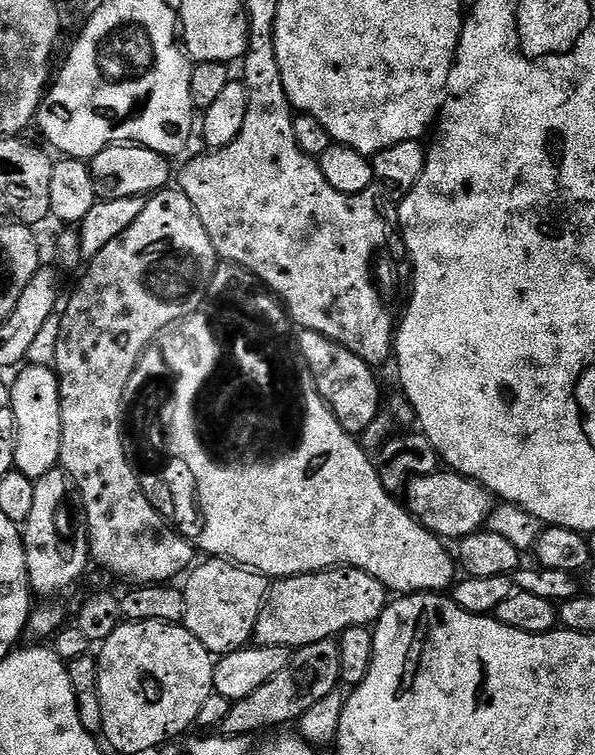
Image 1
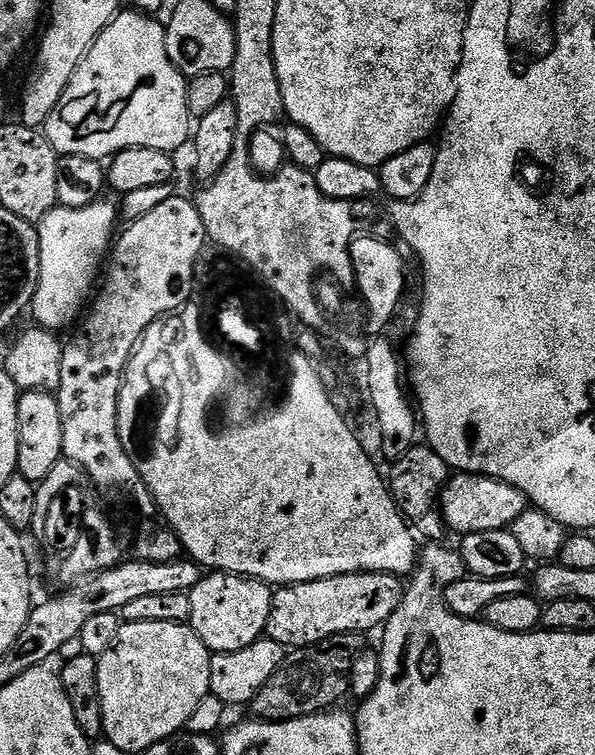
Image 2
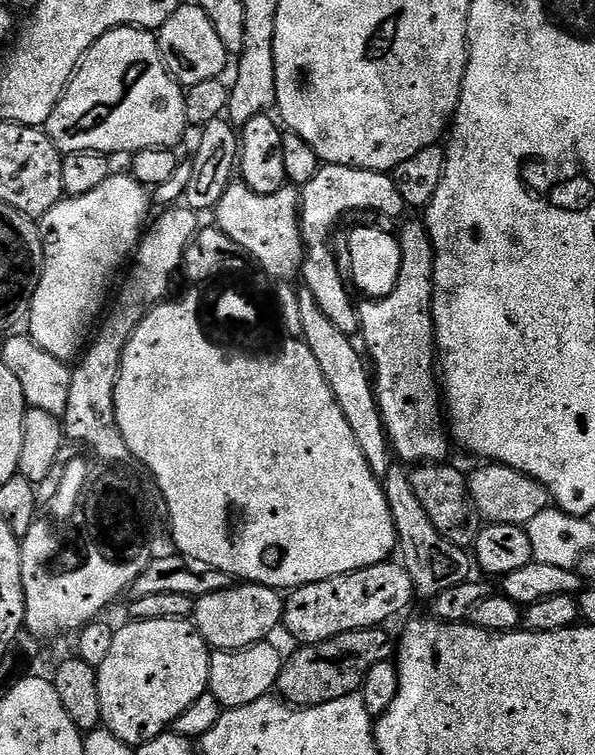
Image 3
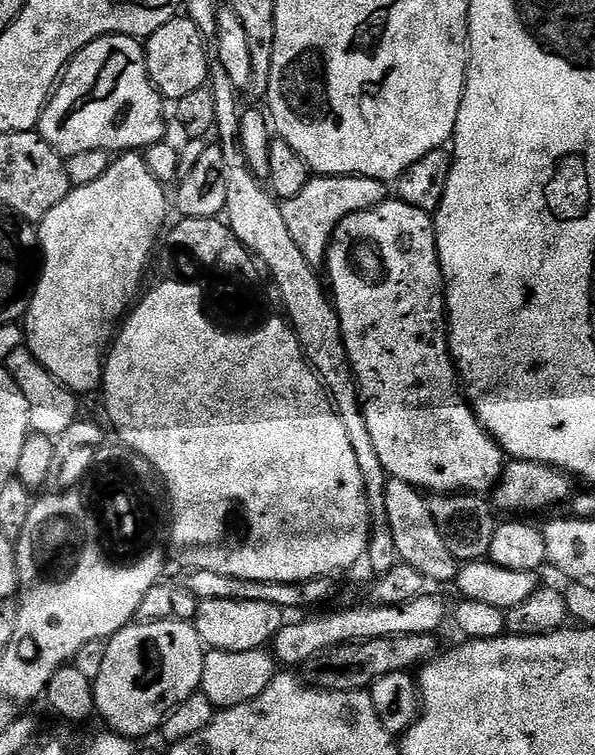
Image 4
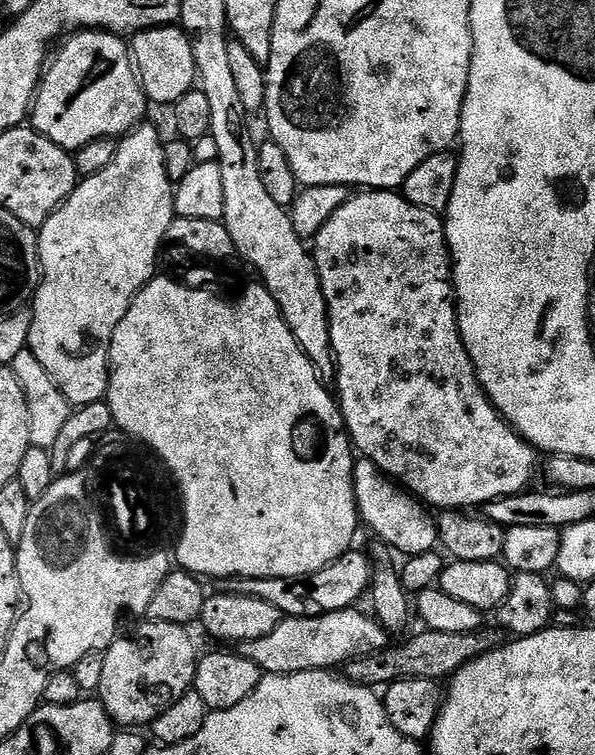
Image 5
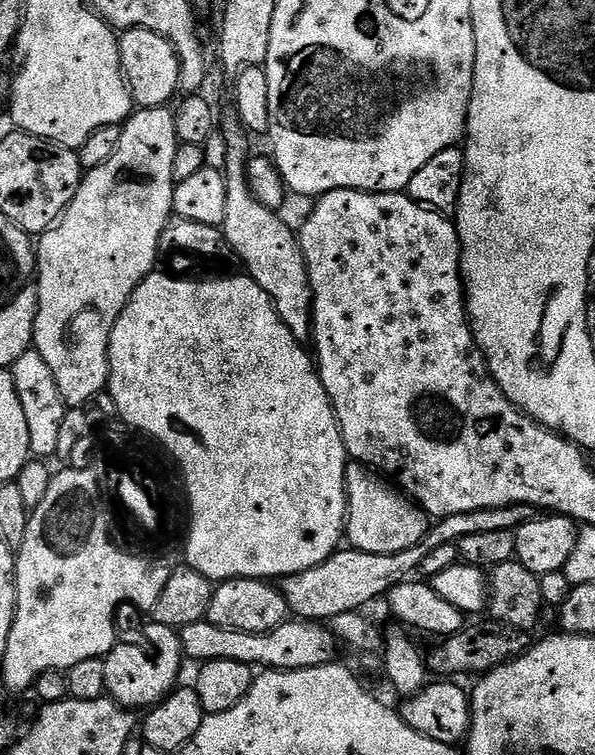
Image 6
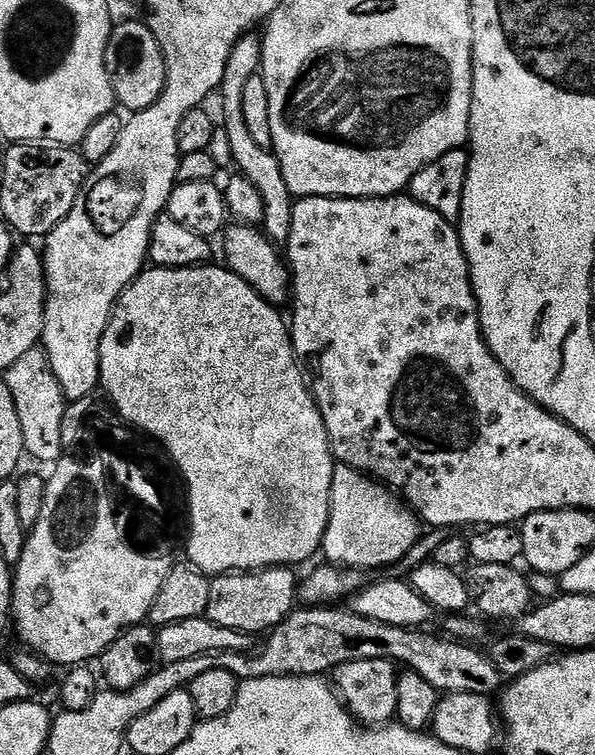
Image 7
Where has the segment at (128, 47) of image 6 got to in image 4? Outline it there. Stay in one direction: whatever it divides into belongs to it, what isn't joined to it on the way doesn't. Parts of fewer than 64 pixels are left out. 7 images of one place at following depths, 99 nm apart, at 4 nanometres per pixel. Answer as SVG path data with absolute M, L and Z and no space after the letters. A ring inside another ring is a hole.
M177 14L173 20L166 22L166 26L158 26L158 30L147 37L148 73L165 101L175 102L186 98L186 94L209 83L210 48L204 44L207 44L206 37L186 14Z

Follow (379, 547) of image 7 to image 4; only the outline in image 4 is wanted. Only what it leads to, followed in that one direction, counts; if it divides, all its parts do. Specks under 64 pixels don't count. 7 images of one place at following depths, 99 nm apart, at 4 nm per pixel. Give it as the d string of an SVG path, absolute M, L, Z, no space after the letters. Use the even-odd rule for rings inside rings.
M389 479L384 497L390 530L394 530L394 543L398 545L401 561L414 566L425 581L432 583L433 580L436 584L455 581L458 562L454 554L450 554L446 542L442 542L442 534L438 534L438 526L434 522L434 514L430 514L425 493L401 480Z

